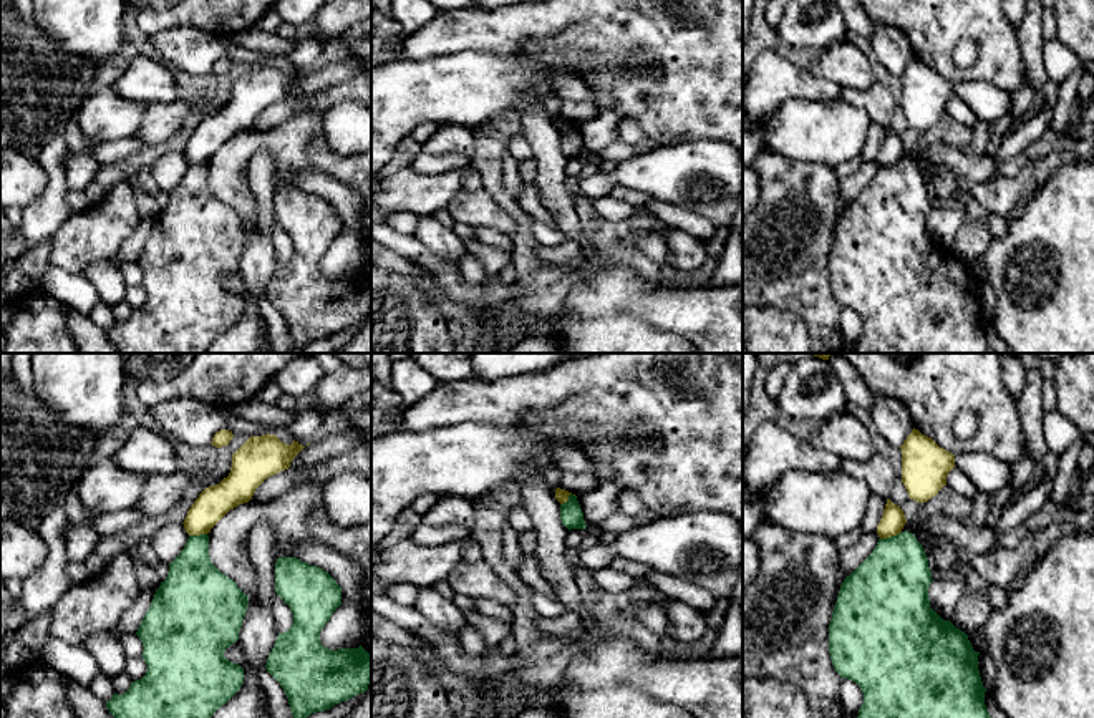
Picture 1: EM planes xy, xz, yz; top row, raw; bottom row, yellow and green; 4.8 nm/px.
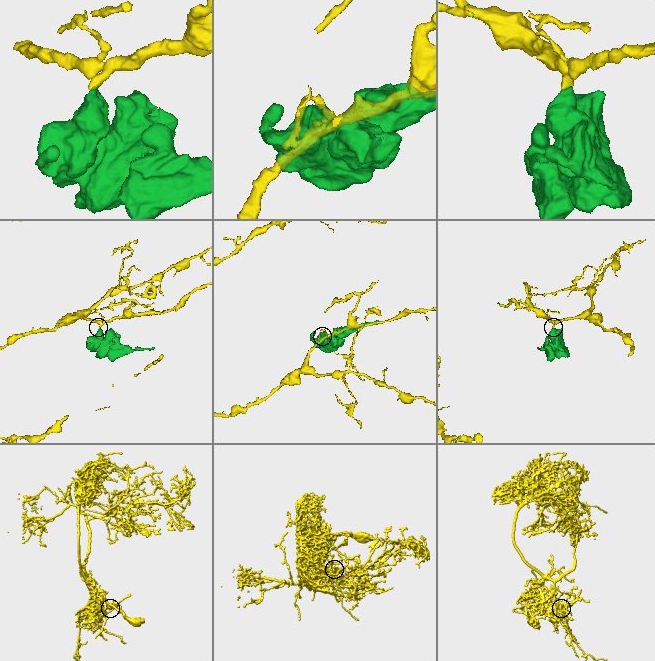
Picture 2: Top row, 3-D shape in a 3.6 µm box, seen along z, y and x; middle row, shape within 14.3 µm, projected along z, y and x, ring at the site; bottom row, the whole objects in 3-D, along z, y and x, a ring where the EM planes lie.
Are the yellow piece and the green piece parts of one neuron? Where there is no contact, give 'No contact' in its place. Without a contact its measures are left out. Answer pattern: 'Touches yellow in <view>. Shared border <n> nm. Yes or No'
Touches yellow in yz. Shared border 110 nm. No

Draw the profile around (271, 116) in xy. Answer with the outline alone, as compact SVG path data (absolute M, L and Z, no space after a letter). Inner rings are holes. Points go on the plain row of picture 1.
M305 95L297 98L285 98L270 106L267 106L254 121L252 128L254 133L264 133L277 124L283 123L285 119L305 113L312 103L315 95Z

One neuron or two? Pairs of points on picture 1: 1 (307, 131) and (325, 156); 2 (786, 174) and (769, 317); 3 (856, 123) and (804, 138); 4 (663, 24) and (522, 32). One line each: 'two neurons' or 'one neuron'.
1: one neuron
2: two neurons
3: one neuron
4: one neuron

